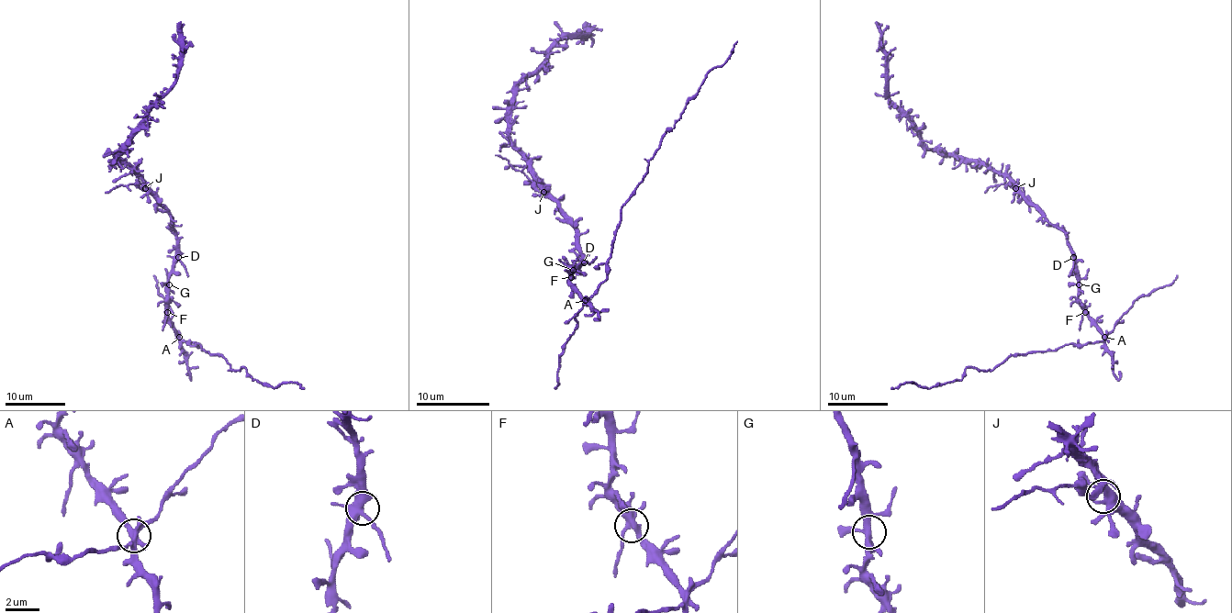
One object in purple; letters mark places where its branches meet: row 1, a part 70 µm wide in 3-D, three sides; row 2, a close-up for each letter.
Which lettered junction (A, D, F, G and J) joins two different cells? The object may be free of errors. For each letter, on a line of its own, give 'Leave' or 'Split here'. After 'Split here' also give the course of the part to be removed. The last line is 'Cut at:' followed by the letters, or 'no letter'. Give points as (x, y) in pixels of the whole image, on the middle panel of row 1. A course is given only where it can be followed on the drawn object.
A: Split here. Course of the part to remove: (586, 301), (606, 279), (606, 262), (621, 209), (646, 173), (648, 161), (705, 76), (725, 61), (736, 41)
D: Leave
F: Leave
G: Leave
J: Leave
Cut at: A

